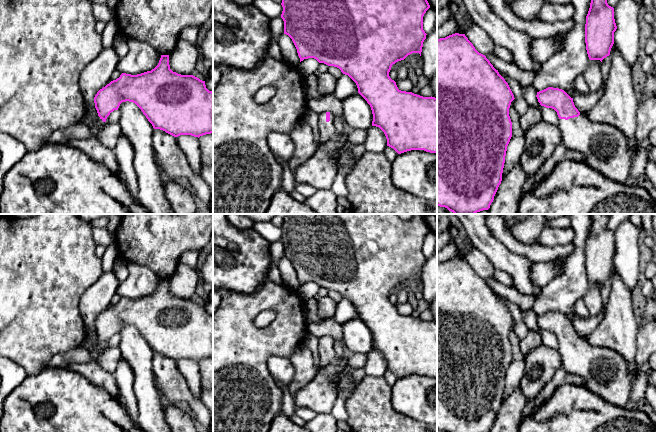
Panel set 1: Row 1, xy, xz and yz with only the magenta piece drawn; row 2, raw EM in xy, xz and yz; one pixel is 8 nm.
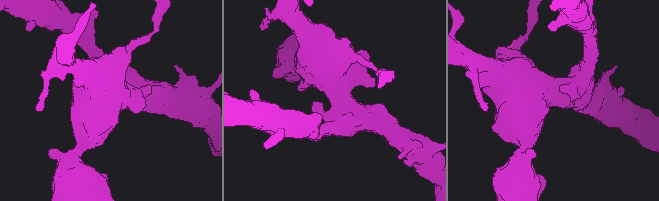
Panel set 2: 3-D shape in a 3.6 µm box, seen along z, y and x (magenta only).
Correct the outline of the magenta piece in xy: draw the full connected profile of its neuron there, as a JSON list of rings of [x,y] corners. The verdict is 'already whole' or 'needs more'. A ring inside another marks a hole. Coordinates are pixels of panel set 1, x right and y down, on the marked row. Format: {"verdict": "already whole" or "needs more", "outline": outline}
{"verdict": "needs more", "outline": [[[161,55],[158,65],[151,71],[137,75],[122,73],[97,92],[94,103],[100,121],[93,127],[93,132],[103,128],[110,113],[126,101],[135,103],[154,129],[163,130],[174,137],[191,135],[199,138],[213,133],[213,92],[206,88],[205,81],[193,75],[173,72],[169,55]]]}

